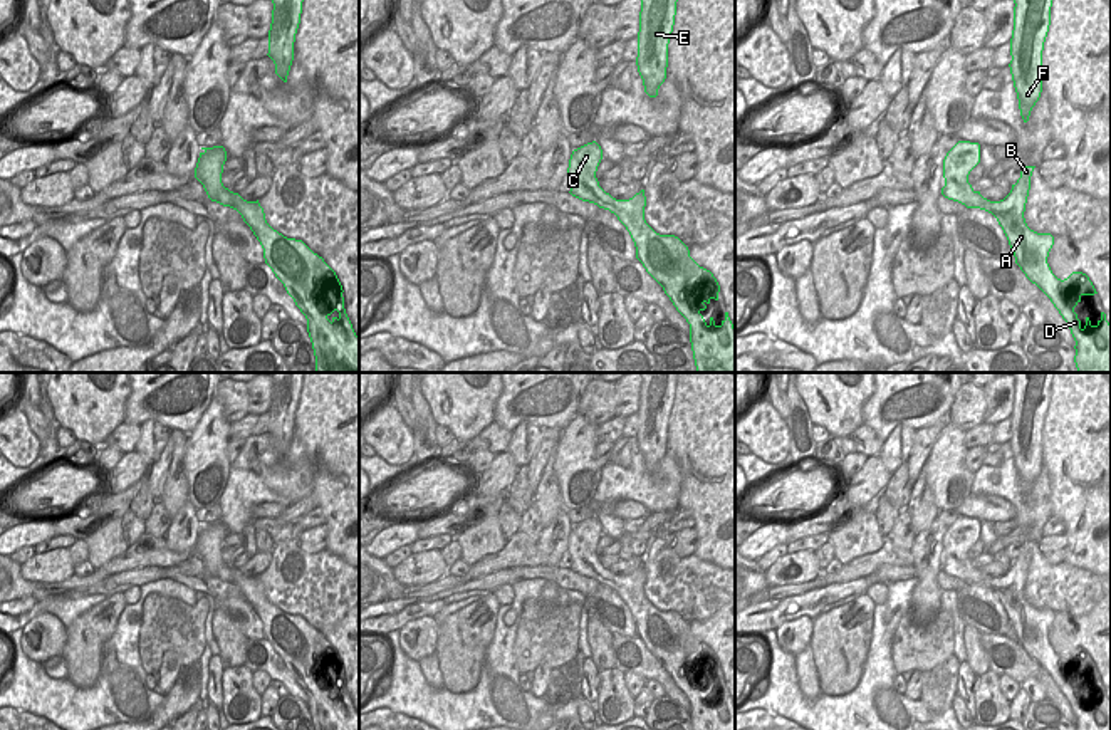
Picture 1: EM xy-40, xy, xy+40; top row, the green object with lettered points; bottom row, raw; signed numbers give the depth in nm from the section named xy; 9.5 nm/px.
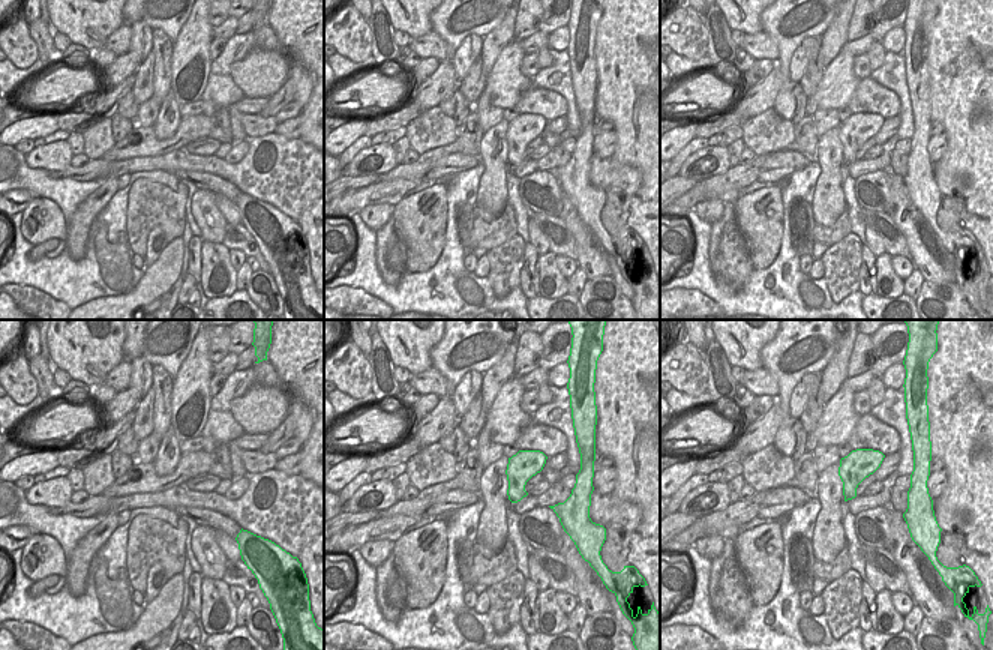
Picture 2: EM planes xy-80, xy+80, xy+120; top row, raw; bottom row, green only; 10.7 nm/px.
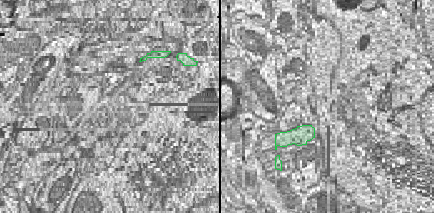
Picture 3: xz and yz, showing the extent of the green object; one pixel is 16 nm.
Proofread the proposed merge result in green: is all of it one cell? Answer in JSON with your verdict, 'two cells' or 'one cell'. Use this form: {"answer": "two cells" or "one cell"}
{"answer": "one cell"}

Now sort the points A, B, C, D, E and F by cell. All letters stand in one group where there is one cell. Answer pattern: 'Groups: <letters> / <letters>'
Groups: A B C D E F

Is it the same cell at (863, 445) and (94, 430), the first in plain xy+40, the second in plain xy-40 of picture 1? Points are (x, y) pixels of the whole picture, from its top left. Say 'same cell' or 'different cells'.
different cells

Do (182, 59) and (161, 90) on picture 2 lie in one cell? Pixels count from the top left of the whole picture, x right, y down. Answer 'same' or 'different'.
different

